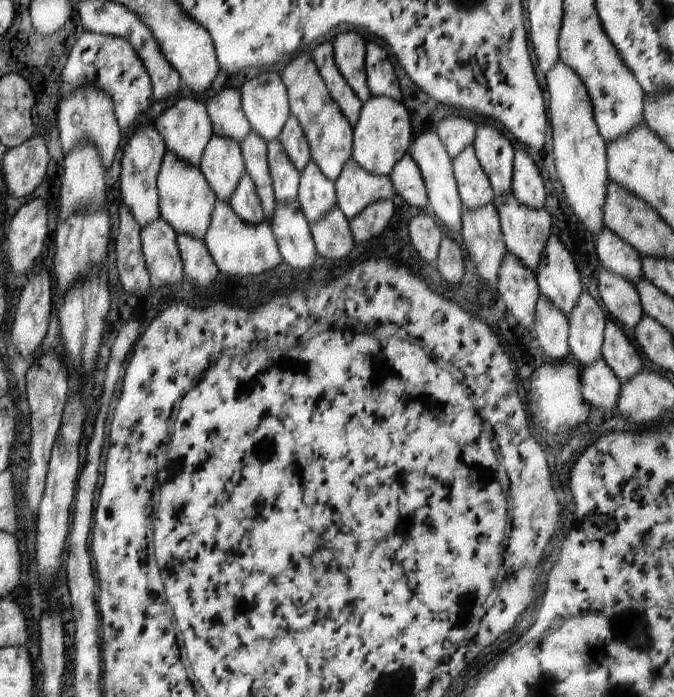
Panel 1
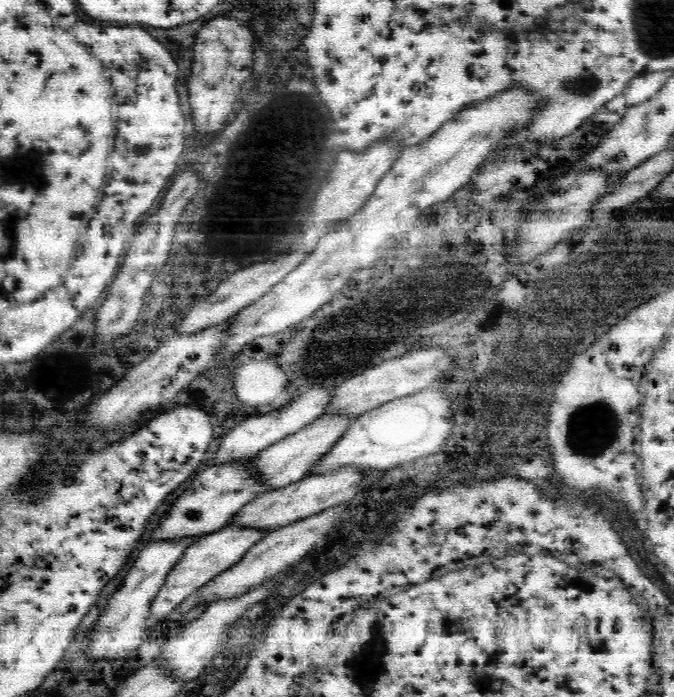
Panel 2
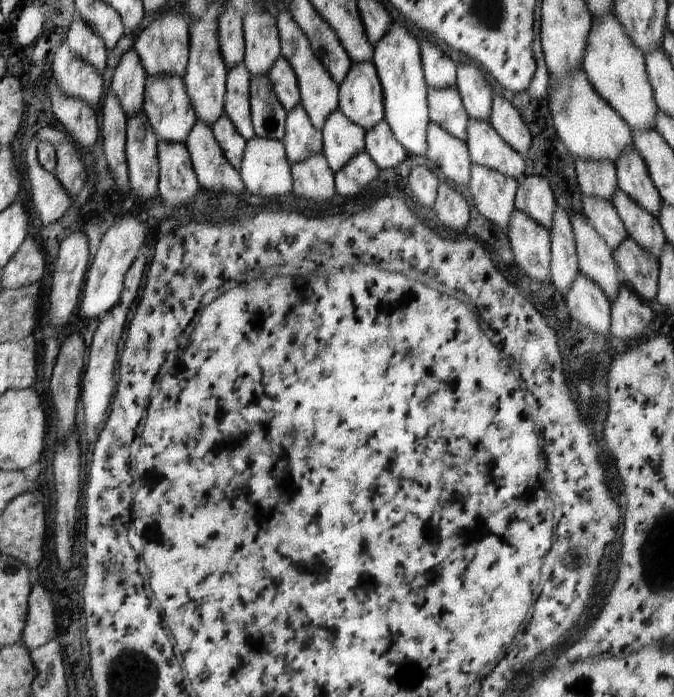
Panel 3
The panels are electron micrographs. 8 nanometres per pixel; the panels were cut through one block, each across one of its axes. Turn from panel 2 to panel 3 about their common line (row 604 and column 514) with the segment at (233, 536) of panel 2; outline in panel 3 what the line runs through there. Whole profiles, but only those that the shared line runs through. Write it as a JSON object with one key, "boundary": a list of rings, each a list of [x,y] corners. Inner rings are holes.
{"boundary":[[[468,119],[466,146],[472,163],[481,164],[511,176],[519,182],[524,177],[525,162],[489,121]]]}

